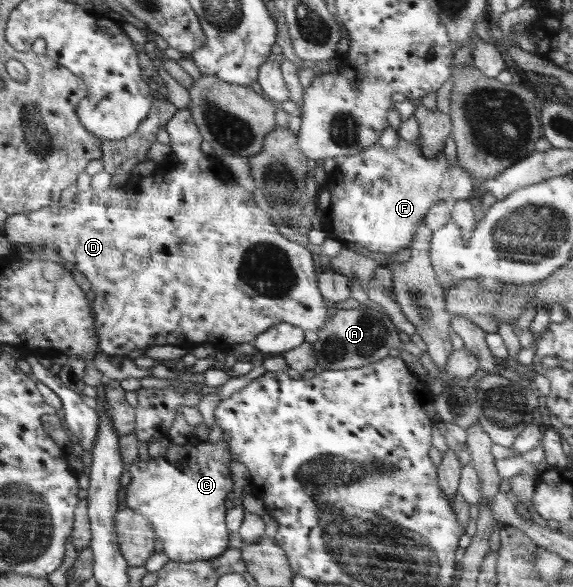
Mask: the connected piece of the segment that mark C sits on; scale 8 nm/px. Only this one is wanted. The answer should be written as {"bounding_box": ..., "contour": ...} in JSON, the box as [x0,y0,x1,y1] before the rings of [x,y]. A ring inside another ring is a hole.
{"bounding_box":[126,440,233,561],"contour":[[[224,440],[200,441],[195,446],[191,446],[189,443],[176,445],[171,442],[162,456],[149,457],[146,460],[139,457],[138,461],[129,466],[132,481],[126,487],[126,504],[129,508],[141,511],[151,519],[159,540],[163,542],[163,552],[170,561],[213,561],[226,553],[227,546],[229,546],[229,531],[228,528],[225,528],[225,512],[228,511],[225,508],[225,500],[233,488],[231,472],[229,472],[231,460],[230,448]]]}

